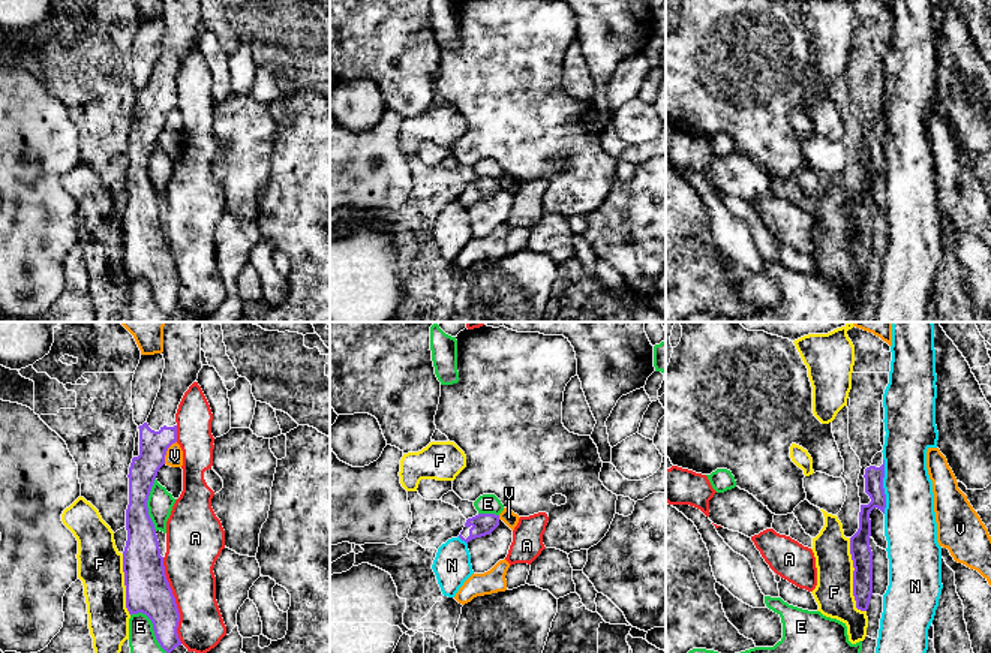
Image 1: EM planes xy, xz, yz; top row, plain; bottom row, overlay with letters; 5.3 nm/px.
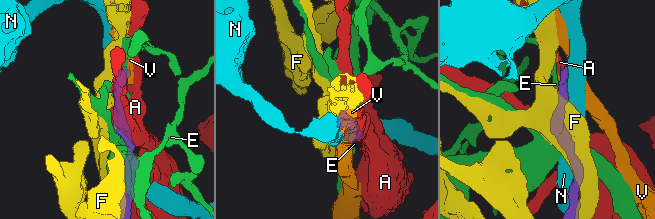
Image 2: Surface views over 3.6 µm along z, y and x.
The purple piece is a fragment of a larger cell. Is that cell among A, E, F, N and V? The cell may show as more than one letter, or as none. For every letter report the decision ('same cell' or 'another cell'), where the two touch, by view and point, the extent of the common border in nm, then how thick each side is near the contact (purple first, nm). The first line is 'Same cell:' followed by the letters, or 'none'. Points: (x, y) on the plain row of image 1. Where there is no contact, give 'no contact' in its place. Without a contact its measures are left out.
Same cell: none
A: another cell; meets purple in xy at (174, 265); contact 480 nm long; 240 nm thick on the purple side, 260 nm on the other
E: another cell; meets purple in xy at (153, 292); contact 300 nm long; 240 nm thick on the purple side, 180 nm on the other
F: another cell; meets purple in yz at (853, 241); contact 400 nm long; 110 nm thick on the purple side, 200 nm on the other
N: another cell; meets purple in yz at (882, 150); contact 300 nm long; 100 nm thick on the purple side, 280 nm on the other
V: another cell; meets purple in xy at (165, 117); contact 140 nm long; 160 nm thick on the purple side, 100 nm on the other

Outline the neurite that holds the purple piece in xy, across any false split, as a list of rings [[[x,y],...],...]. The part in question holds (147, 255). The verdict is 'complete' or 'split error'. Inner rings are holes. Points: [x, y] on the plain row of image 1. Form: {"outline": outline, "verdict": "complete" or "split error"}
{"outline": [[[163,0],[165,33],[160,54],[147,85],[138,91],[129,132],[127,205],[123,216],[126,273],[145,279],[157,307],[169,319],[181,310],[177,298],[180,277],[165,240],[163,222],[147,165],[165,129],[168,112],[177,106],[175,78],[202,33],[201,0]]], "verdict": "split error"}

